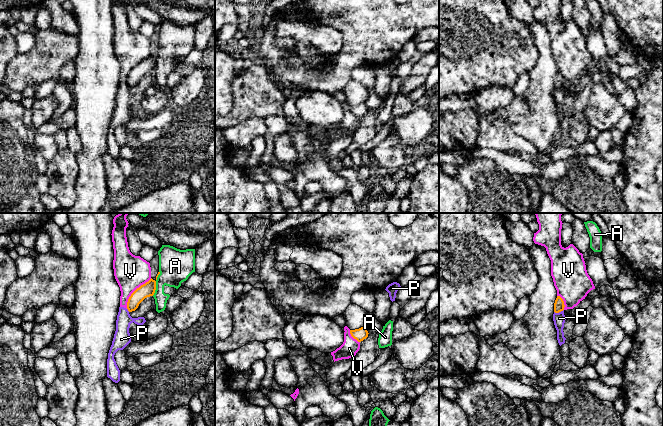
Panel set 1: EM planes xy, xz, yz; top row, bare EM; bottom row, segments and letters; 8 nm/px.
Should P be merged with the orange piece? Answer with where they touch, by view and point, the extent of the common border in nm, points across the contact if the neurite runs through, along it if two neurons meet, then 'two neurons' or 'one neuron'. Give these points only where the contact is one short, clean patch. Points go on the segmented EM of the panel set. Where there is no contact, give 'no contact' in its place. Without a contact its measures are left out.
yz (558, 312) | 80 nm | along yz (563, 309), (554, 312) | two neurons

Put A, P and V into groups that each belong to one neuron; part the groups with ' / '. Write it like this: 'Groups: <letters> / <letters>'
Groups: A / P V

